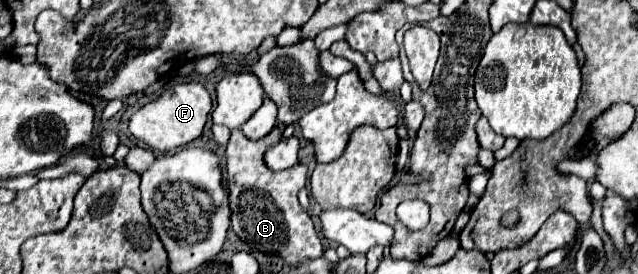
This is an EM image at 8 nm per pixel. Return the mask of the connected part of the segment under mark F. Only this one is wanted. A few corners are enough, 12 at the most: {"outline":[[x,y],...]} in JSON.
{"outline":[[175,83],[131,117],[129,131],[169,153],[203,133],[213,99]]}

